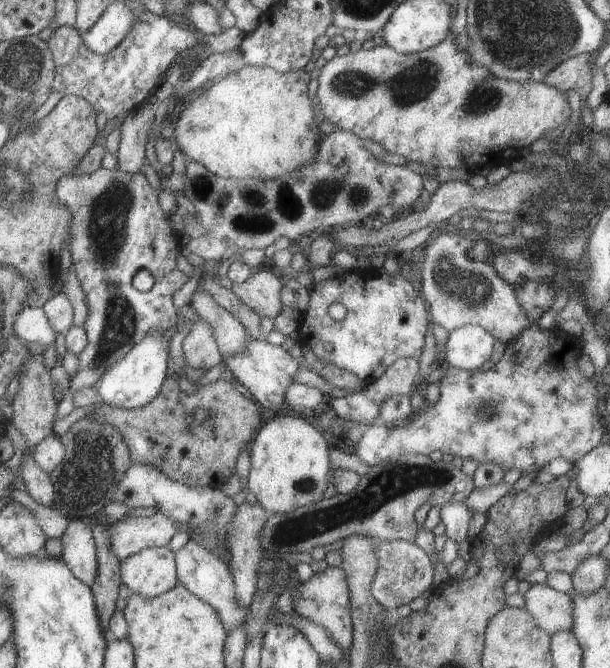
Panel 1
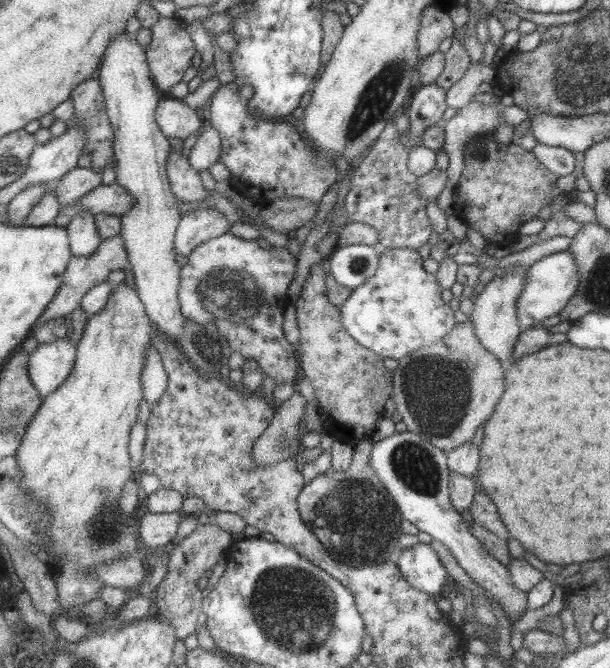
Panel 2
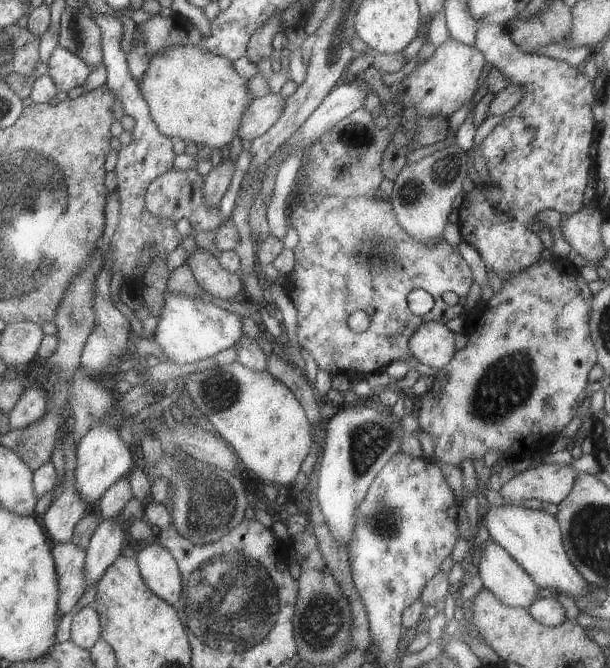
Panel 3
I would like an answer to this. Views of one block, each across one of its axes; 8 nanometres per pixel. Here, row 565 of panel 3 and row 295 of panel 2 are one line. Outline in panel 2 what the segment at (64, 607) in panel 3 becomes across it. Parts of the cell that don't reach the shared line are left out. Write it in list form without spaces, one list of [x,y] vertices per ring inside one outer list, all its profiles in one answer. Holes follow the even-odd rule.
[[[120,235],[103,240],[91,256],[73,255],[67,265],[66,272],[62,276],[62,285],[59,287],[58,293],[54,296],[52,302],[48,304],[46,311],[35,325],[34,331],[52,318],[59,318],[60,316],[69,317],[74,310],[81,307],[83,297],[88,290],[91,290],[98,284],[105,283],[112,271],[122,271],[128,262],[129,257],[125,250],[124,239]]]

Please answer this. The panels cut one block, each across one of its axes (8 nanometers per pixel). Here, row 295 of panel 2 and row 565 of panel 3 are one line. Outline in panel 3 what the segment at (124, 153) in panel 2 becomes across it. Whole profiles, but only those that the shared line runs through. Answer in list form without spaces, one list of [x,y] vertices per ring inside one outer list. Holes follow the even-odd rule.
[[[160,544],[146,546],[135,557],[147,588],[159,598],[176,606],[182,594],[181,573],[174,556]]]

